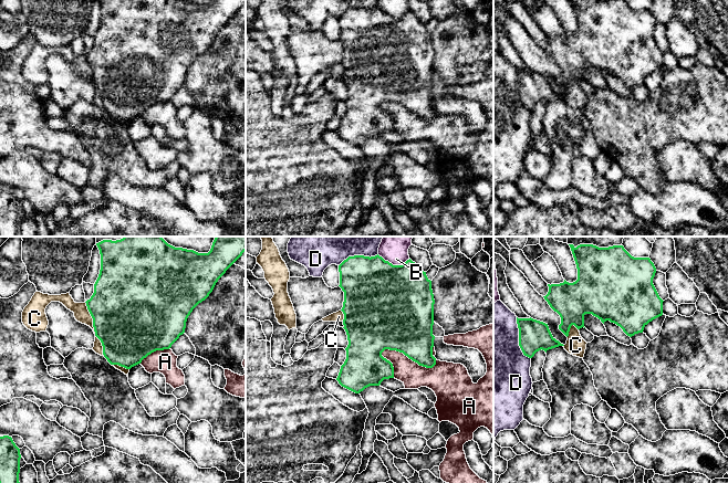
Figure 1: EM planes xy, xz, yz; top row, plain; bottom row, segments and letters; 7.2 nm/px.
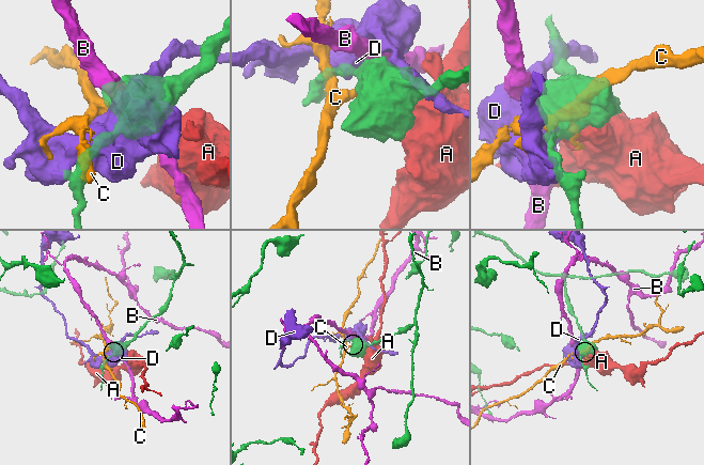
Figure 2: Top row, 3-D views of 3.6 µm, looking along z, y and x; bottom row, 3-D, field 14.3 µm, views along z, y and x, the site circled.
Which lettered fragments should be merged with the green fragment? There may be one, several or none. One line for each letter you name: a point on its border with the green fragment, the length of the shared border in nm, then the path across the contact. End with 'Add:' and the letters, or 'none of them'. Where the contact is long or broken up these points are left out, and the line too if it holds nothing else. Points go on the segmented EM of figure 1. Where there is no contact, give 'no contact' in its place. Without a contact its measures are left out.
Add: none of them

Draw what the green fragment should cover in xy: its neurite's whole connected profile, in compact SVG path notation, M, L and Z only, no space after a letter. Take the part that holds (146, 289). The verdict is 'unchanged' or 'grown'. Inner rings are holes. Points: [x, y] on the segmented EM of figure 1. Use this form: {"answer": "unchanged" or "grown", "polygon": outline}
{"answer": "unchanged", "polygon": "M124 237L116 241L103 240L96 245L101 254L101 270L94 293L85 303L104 357L111 365L131 369L152 353L169 349L185 333L193 309L209 296L218 280L246 251L246 237L216 237L208 253L175 248L162 237Z"}

